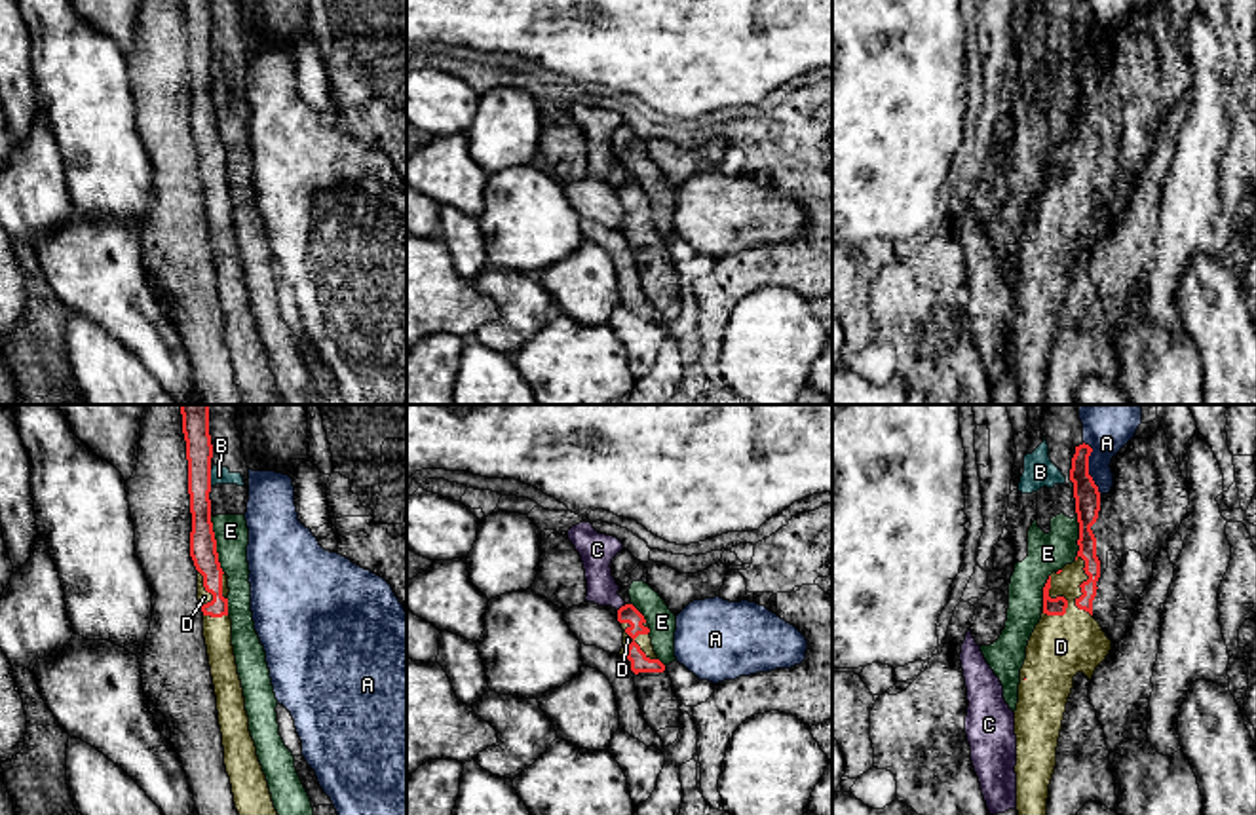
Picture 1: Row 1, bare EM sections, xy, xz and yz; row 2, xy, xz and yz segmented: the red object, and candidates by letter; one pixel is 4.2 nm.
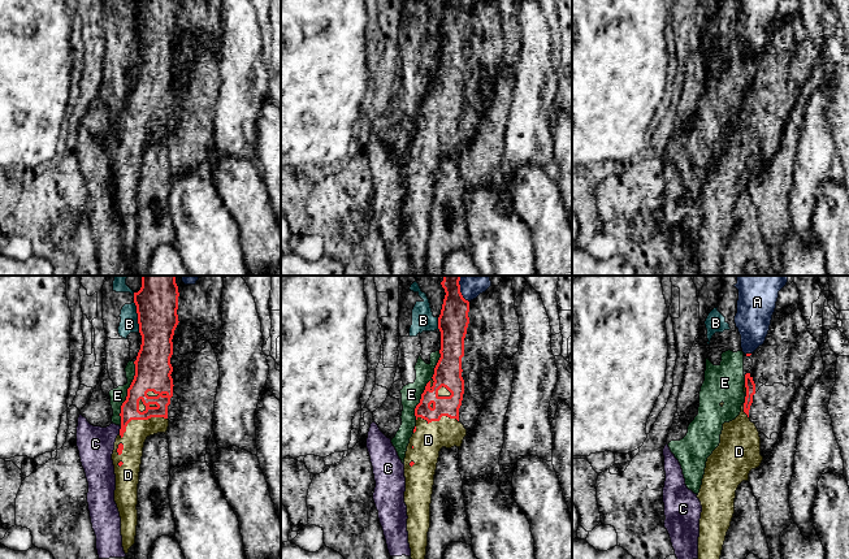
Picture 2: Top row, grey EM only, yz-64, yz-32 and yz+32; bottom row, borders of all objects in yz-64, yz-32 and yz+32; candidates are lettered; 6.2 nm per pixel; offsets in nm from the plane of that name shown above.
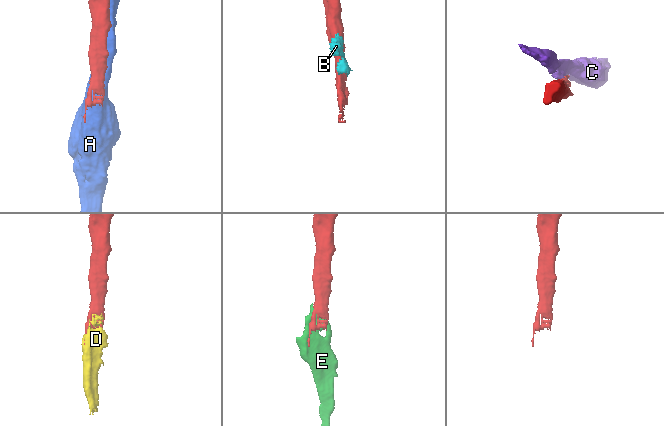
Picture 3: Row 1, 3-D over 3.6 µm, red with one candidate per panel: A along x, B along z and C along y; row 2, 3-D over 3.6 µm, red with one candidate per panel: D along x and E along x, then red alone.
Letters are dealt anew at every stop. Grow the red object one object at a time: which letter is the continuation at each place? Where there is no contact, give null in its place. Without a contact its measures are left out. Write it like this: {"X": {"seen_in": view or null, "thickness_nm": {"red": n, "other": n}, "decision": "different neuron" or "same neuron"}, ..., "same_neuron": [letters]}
{"A": {"seen_in": "yz", "thickness_nm": {"red": 110, "other": 140}, "decision": "different neuron"}, "B": {"seen_in": "xy", "thickness_nm": {"red": 110, "other": 70}, "decision": "different neuron"}, "C": {"seen_in": "xz", "thickness_nm": {"red": 80, "other": 140}, "decision": "different neuron"}, "D": {"seen_in": "xz", "thickness_nm": {"red": 80, "other": 40}, "decision": "same neuron"}, "E": {"seen_in": "xy", "thickness_nm": {"red": 110, "other": 140}, "decision": "different neuron"}, "same_neuron": ["D"]}

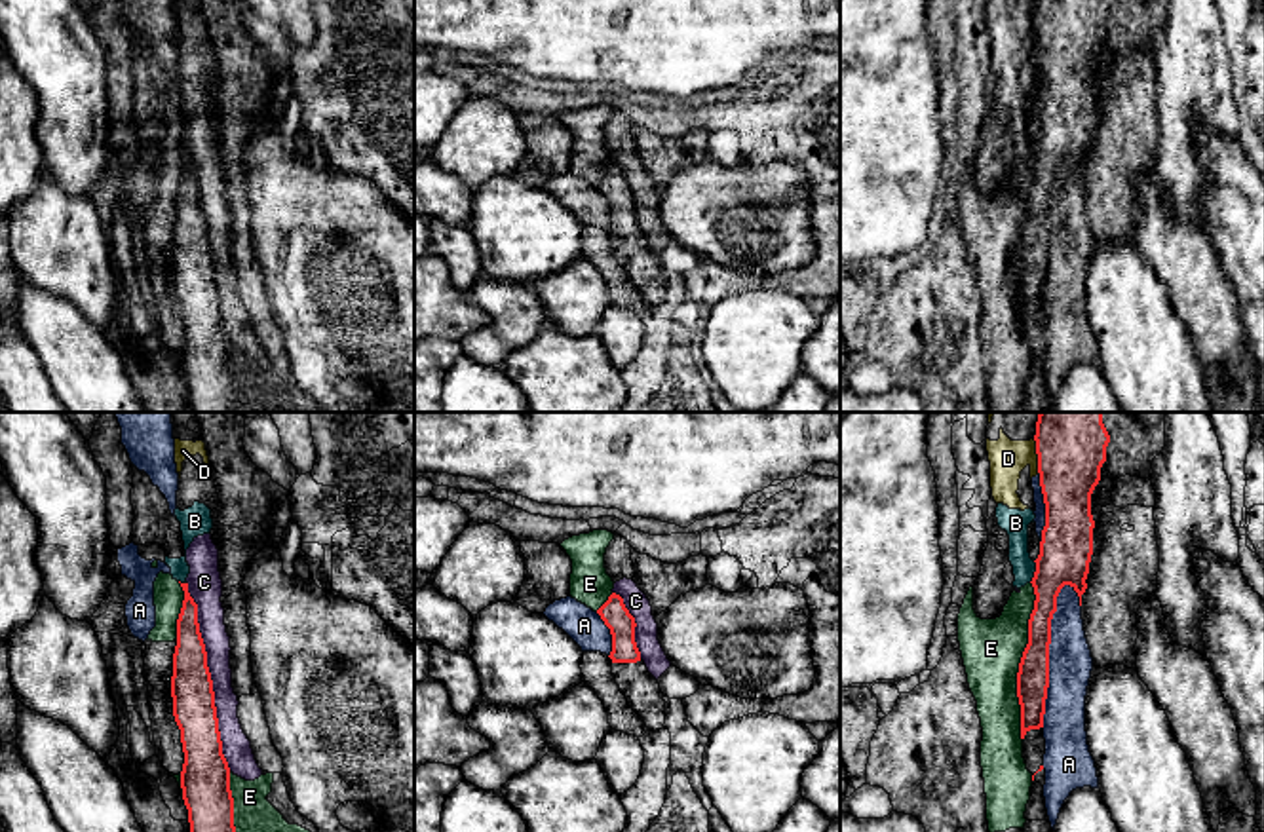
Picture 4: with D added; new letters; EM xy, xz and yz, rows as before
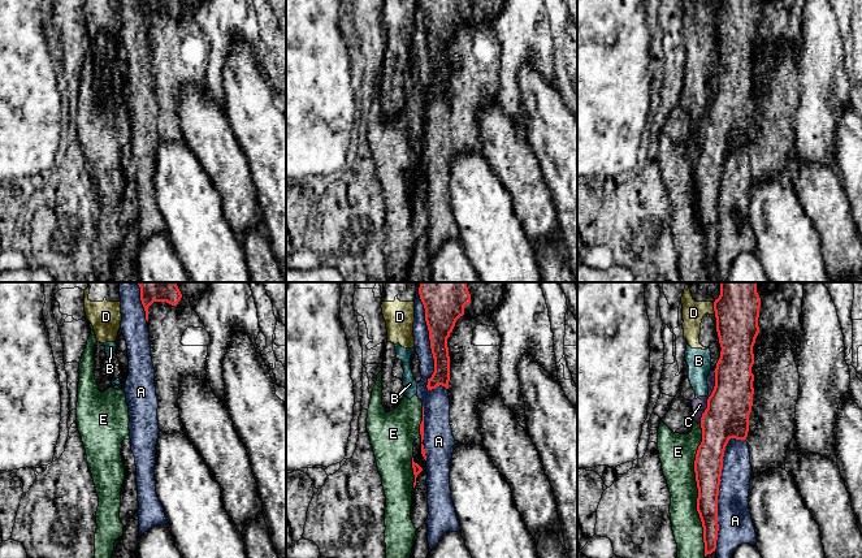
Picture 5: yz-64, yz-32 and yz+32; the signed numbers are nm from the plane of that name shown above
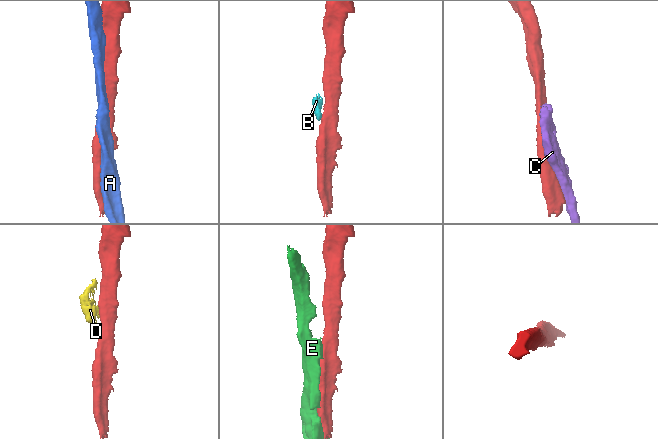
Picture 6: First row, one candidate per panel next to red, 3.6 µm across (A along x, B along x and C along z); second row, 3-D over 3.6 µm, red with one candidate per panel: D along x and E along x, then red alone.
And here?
{"A": {"seen_in": "yz", "thickness_nm": {"red": 140, "other": 190}, "decision": "different neuron"}, "B": {"seen_in": "yz", "thickness_nm": {"red": 220, "other": 110}, "decision": "different neuron"}, "C": {"seen_in": "xy", "thickness_nm": {"red": 180, "other": 110}, "decision": "different neuron"}, "D": {"seen_in": "yz", "thickness_nm": {"red": 280, "other": 160}, "decision": "different neuron"}, "E": {"seen_in": "yz", "thickness_nm": {"red": 140, "other": 260}, "decision": "different neuron"}, "same_neuron": []}

